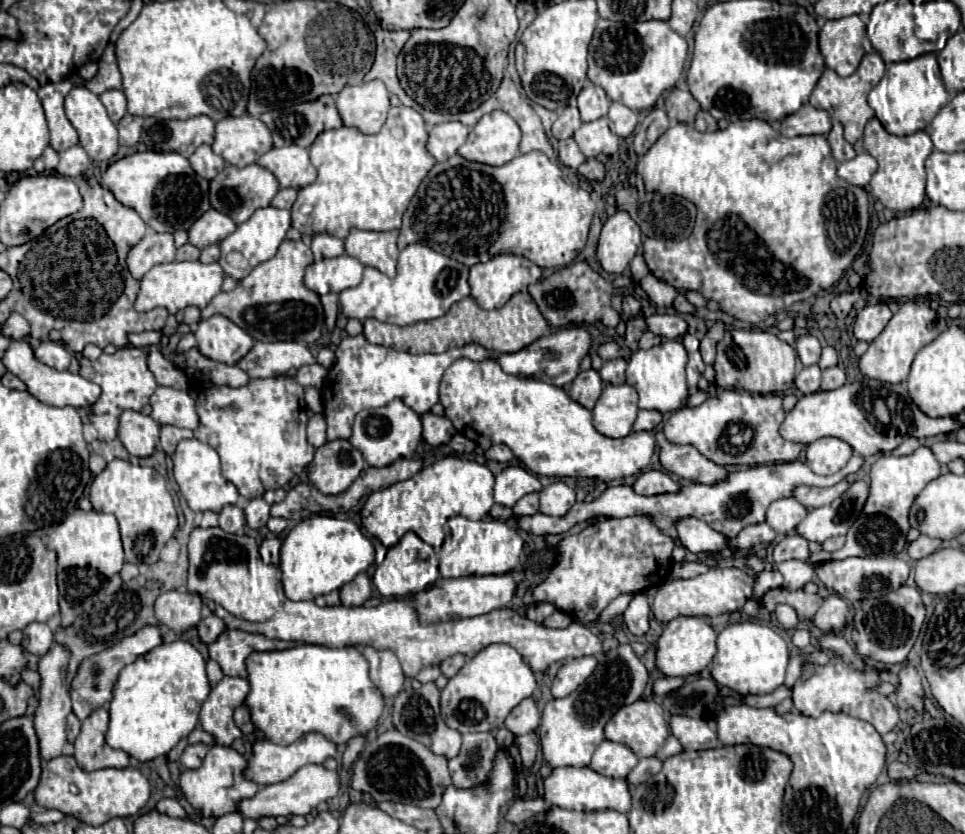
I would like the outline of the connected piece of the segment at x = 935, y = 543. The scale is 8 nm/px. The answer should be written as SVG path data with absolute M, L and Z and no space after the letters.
M920 534L914 542L908 544L908 556L910 556L912 560L920 560L920 558L936 552L940 546L942 546L940 540L934 540L934 538L928 538L928 536L922 536L922 534Z

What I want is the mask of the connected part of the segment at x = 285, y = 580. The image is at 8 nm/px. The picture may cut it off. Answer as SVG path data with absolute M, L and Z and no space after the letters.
M316 514L296 524L282 542L280 570L284 592L292 600L314 600L352 582L374 562L370 538L352 522Z

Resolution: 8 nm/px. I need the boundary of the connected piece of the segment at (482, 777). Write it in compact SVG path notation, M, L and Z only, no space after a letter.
M476 732L462 736L460 754L448 760L448 770L452 772L452 784L458 788L474 788L476 784L486 784L494 766L498 744L492 732Z

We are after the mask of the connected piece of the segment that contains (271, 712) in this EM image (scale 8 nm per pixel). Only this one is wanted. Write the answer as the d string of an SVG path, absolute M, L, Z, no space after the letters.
M300 644L286 650L252 652L246 658L250 694L244 704L250 710L250 718L258 730L274 744L292 744L308 732L320 732L338 746L346 744L356 734L368 734L376 728L376 722L384 710L382 694L372 686L368 678L368 660L356 646L328 648L318 644Z

